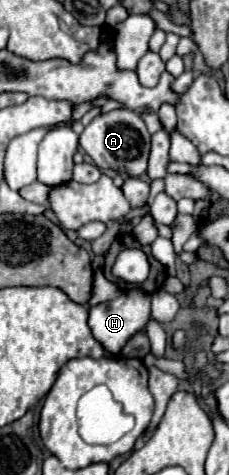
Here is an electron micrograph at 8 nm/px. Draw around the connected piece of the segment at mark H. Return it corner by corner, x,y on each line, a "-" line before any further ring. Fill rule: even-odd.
137,287
123,291
113,301
99,303
89,309
89,327
91,327
93,337
113,355
117,355
135,333
143,331
149,321
151,321
151,295

